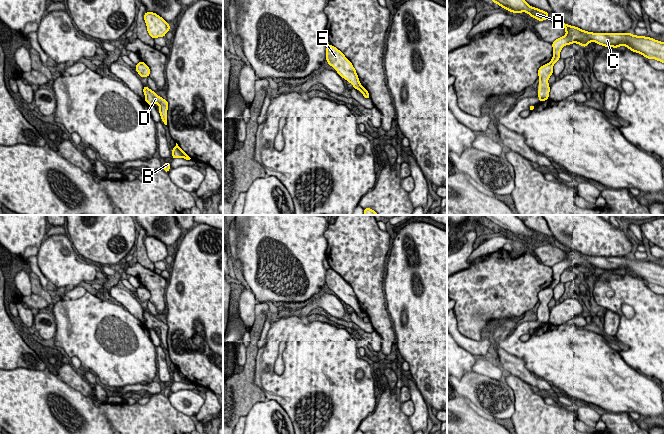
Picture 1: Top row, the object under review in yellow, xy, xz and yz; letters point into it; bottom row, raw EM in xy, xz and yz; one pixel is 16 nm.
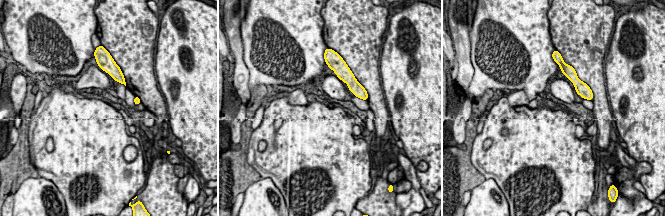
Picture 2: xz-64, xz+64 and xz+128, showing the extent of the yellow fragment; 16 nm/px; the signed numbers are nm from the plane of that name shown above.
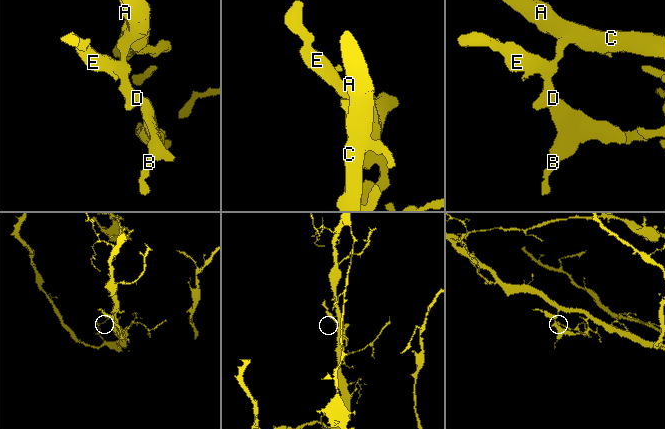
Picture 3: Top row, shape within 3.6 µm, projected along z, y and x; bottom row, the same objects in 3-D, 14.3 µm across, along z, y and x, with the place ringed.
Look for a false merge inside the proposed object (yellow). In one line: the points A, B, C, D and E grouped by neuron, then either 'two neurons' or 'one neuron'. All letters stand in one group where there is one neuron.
groups A C / B D E; two neurons

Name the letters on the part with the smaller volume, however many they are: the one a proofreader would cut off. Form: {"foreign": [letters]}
{"foreign": ["B", "D", "E"]}

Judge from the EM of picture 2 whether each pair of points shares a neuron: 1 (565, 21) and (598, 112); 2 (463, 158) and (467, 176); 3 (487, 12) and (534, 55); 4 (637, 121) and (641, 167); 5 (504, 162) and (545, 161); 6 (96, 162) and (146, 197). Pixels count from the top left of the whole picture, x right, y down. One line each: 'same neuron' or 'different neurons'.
1: same neuron
2: same neuron
3: same neuron
4: different neurons
5: same neuron
6: different neurons

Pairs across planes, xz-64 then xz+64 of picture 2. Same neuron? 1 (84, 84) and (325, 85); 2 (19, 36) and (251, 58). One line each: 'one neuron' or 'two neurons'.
1: one neuron
2: one neuron

